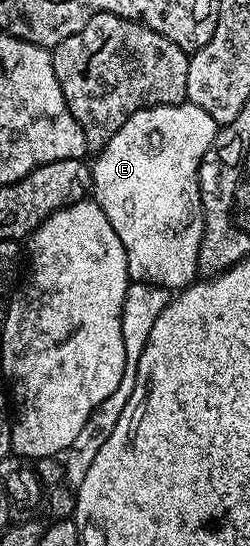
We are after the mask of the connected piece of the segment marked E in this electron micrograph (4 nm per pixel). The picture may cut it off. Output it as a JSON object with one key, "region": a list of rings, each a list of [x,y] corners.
{"region":[[[168,103],[167,105],[159,105],[158,107],[143,107],[131,117],[127,117],[127,121],[123,121],[123,125],[119,129],[119,133],[115,133],[115,137],[111,137],[111,141],[107,141],[107,145],[102,151],[96,152],[95,158],[91,163],[91,198],[101,206],[103,213],[107,213],[107,221],[111,221],[111,229],[115,229],[119,241],[123,241],[123,249],[127,253],[127,269],[129,270],[129,278],[134,283],[150,283],[151,285],[159,285],[166,287],[171,293],[176,293],[189,286],[198,278],[199,268],[199,249],[203,241],[203,233],[205,232],[205,213],[201,209],[201,181],[199,172],[201,164],[205,161],[207,149],[215,141],[219,124],[211,117],[211,113],[199,109],[199,105],[190,103]]]}

